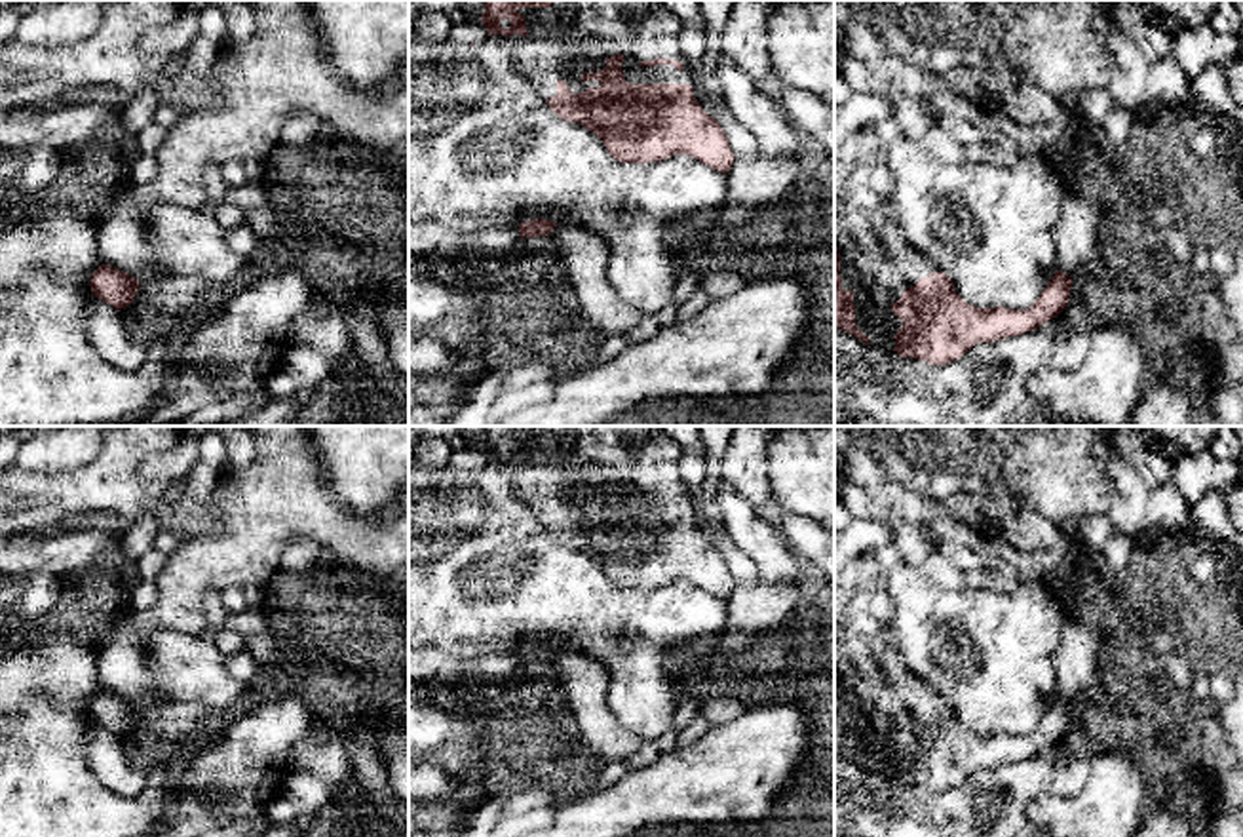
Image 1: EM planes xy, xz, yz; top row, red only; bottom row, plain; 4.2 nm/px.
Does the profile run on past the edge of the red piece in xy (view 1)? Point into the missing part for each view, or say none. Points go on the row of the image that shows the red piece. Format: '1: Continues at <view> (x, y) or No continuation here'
1: No continuation here

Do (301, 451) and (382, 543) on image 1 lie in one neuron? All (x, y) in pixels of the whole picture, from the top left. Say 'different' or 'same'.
same

